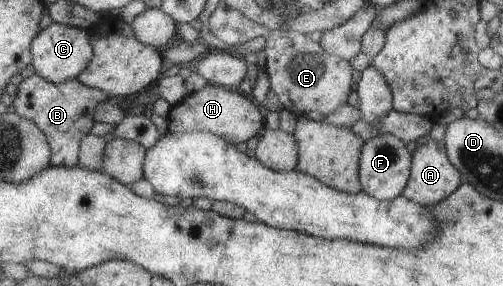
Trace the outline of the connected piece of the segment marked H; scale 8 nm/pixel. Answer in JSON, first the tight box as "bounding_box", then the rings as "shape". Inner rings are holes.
{"bounding_box":[166,84,264,144],"shape":[[[208,84],[194,93],[186,94],[180,103],[171,106],[166,117],[167,131],[173,134],[208,132],[224,138],[229,144],[237,144],[258,136],[264,127],[263,114],[262,108],[250,95]]]}

